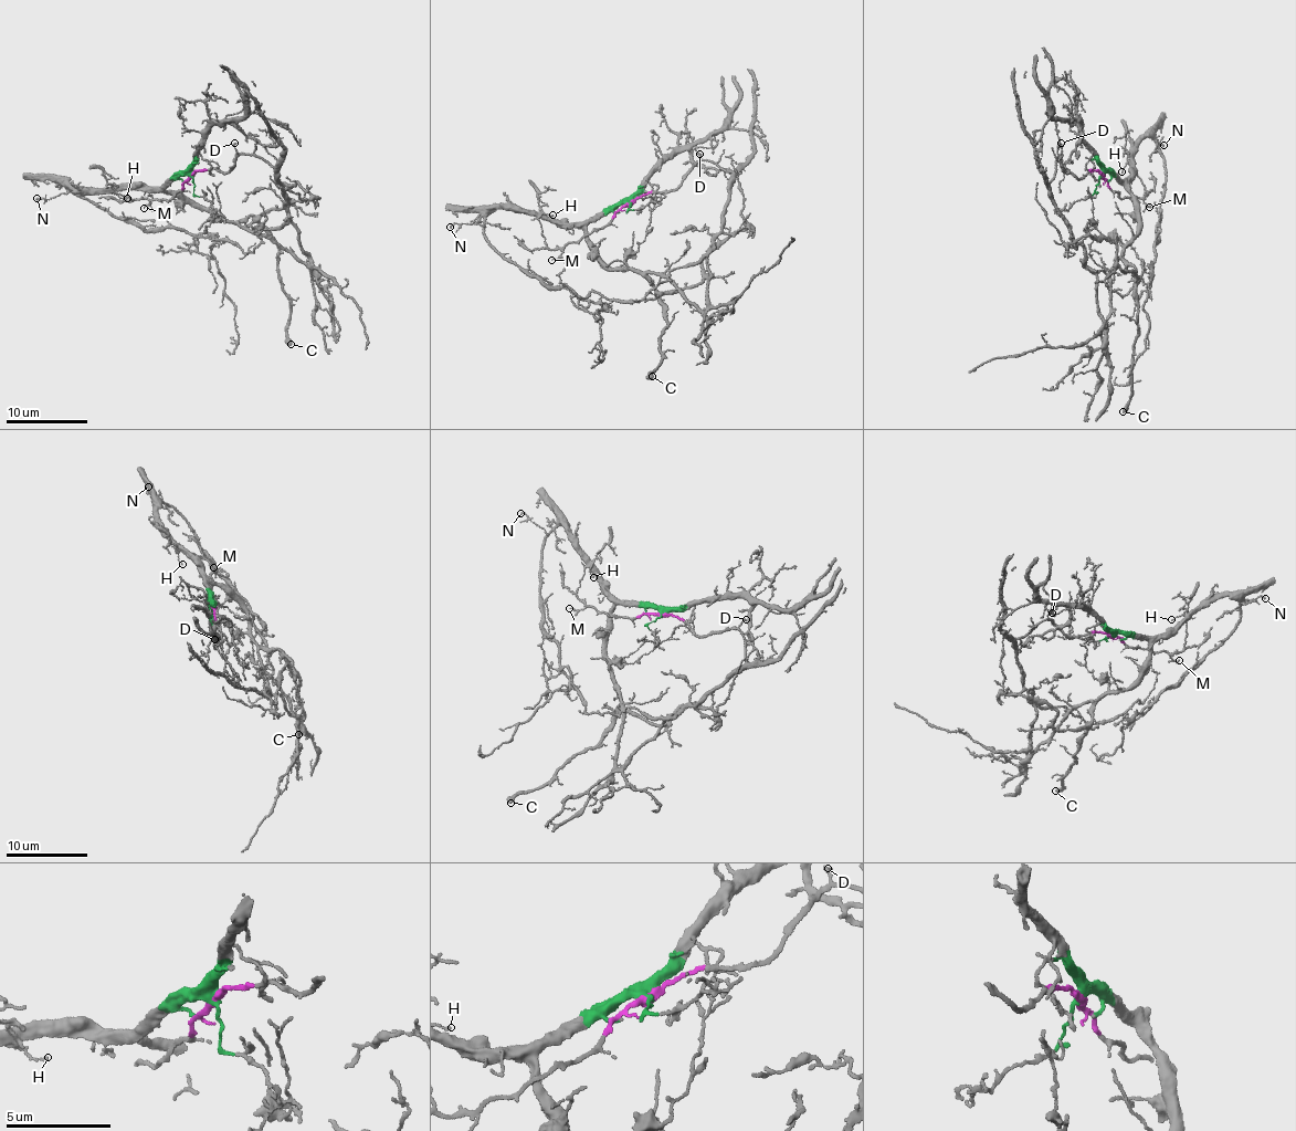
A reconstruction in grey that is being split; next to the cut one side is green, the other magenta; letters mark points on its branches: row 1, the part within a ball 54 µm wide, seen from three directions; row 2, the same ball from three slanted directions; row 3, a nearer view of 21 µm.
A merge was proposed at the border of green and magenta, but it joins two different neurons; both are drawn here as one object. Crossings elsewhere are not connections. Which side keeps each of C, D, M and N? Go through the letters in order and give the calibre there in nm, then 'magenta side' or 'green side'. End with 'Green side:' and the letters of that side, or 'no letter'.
C: 440 nm | green side
D: 130 nm | magenta side
M: 110 nm | magenta side
N: 130 nm | green side
Green side: C, N

